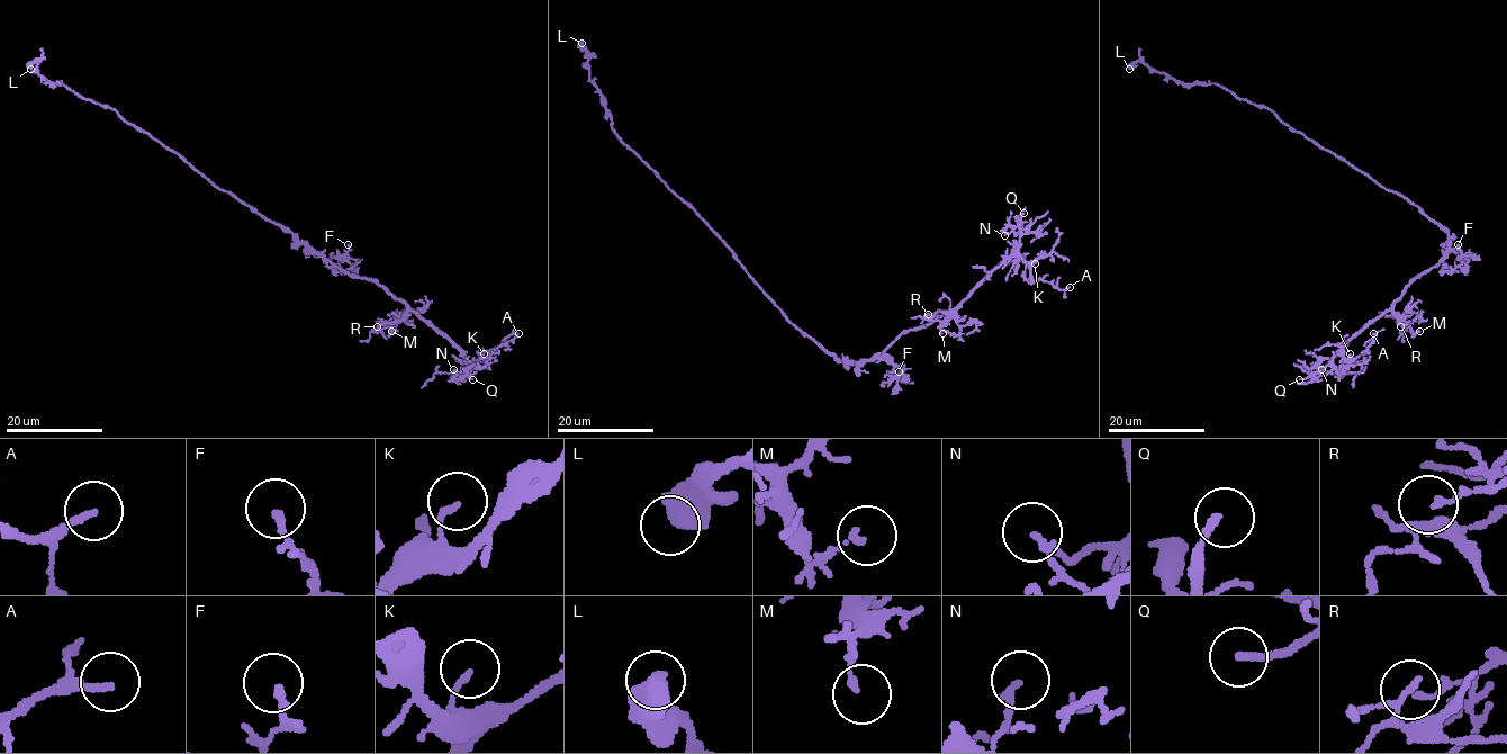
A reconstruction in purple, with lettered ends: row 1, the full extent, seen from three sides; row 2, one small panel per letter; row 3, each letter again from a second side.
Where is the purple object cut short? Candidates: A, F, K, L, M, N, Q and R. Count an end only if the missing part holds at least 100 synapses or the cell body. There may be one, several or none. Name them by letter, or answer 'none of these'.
Q

